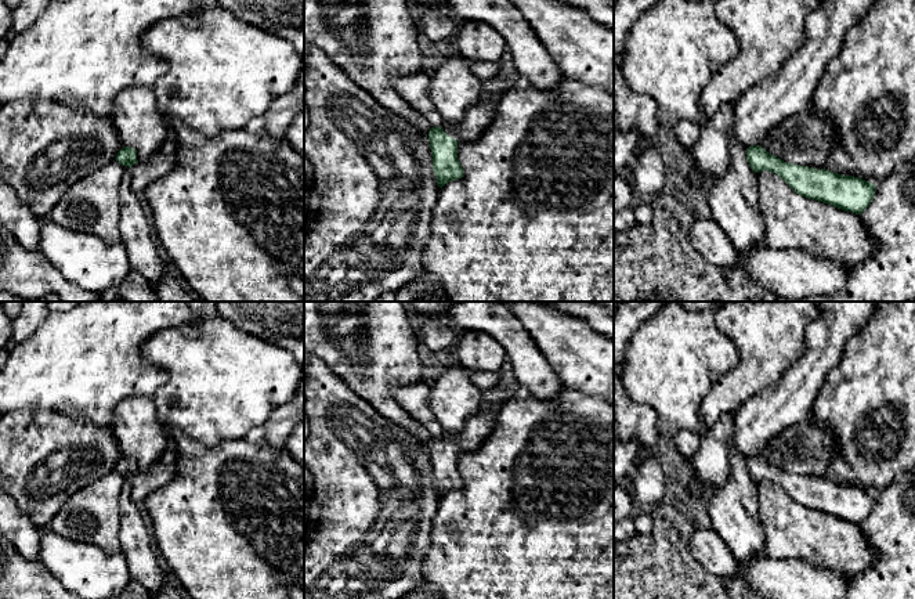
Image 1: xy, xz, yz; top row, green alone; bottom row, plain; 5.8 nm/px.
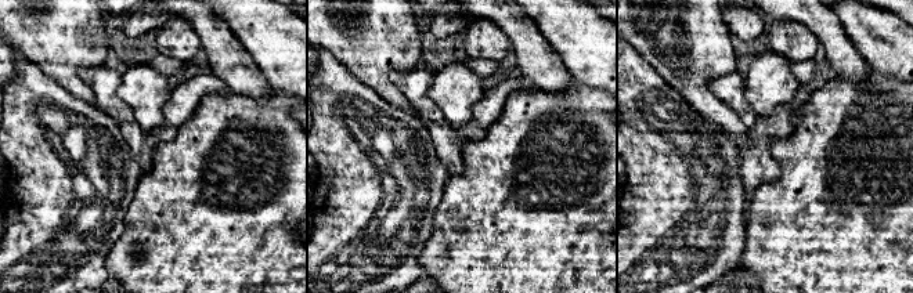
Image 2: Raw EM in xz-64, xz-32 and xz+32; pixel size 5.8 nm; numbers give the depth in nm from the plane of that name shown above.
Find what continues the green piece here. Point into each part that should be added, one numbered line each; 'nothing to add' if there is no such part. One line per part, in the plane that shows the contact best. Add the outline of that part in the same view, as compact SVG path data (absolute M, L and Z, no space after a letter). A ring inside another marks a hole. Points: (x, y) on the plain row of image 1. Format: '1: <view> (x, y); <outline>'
1: xz (477, 426); M521 390L510 397L524 394L525 393ZM509 398L485 404L480 412L467 418L464 427L460 432L456 434L444 433L444 441L458 452L475 451L482 444L485 436L491 432L498 412Z

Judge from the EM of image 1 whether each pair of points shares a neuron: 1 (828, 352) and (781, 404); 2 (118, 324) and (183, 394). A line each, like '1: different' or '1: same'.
1: same
2: different

